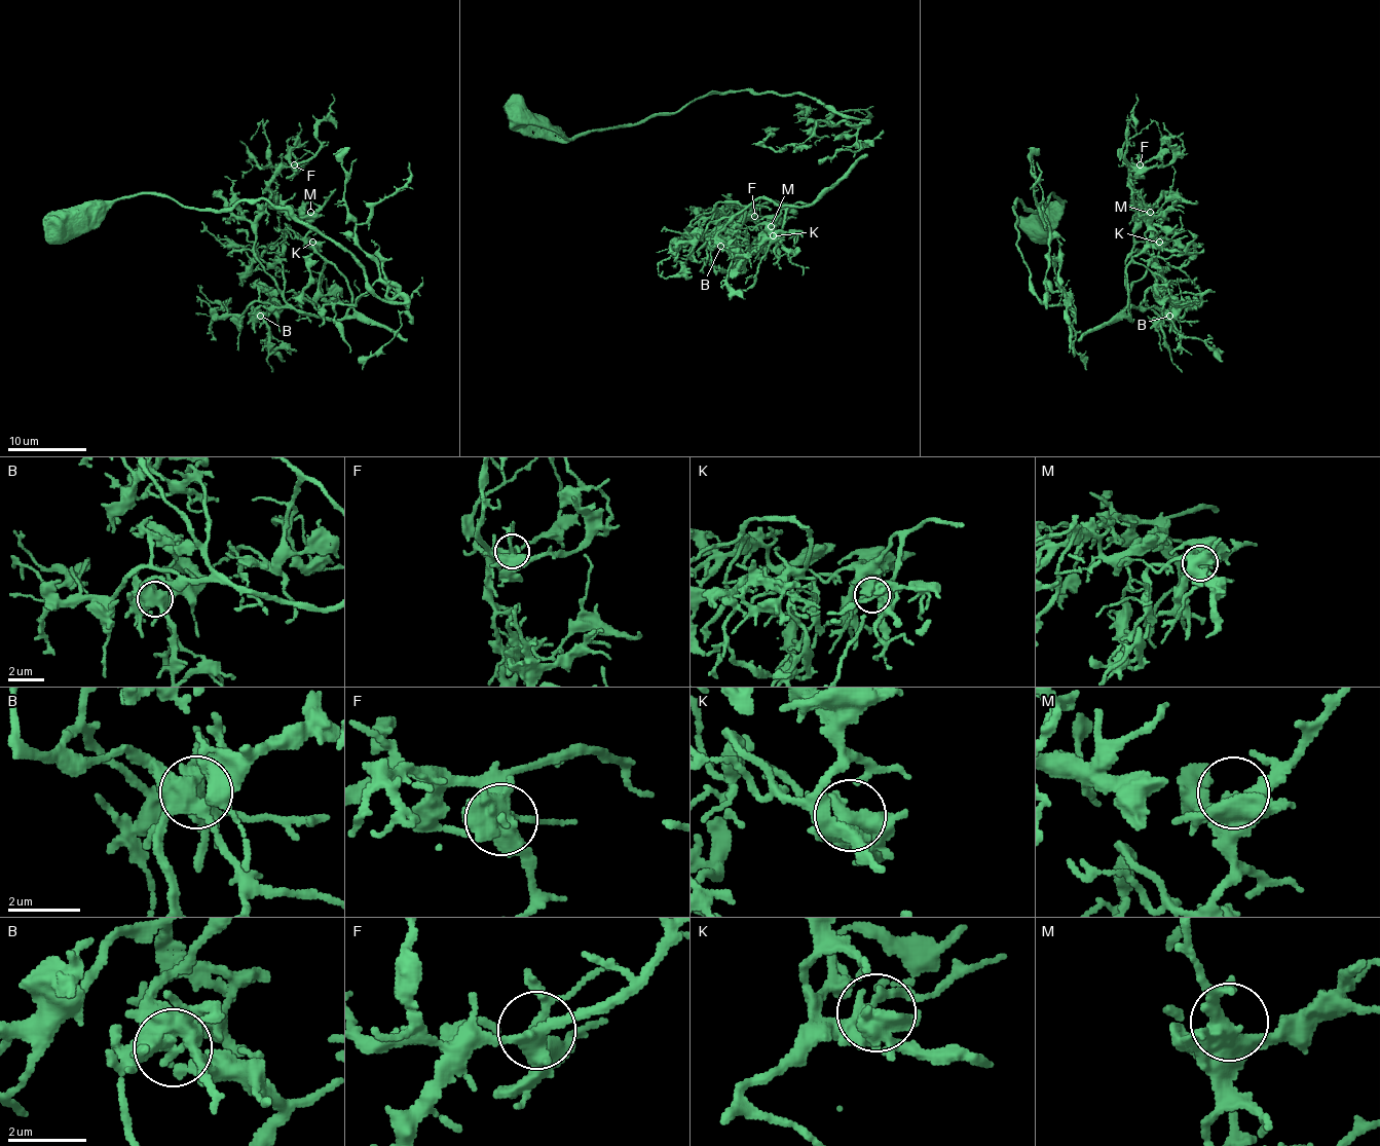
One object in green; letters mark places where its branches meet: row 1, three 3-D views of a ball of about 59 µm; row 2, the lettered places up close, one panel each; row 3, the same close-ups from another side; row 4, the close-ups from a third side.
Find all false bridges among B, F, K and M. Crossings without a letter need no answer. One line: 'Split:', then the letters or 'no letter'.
Split: no letter

